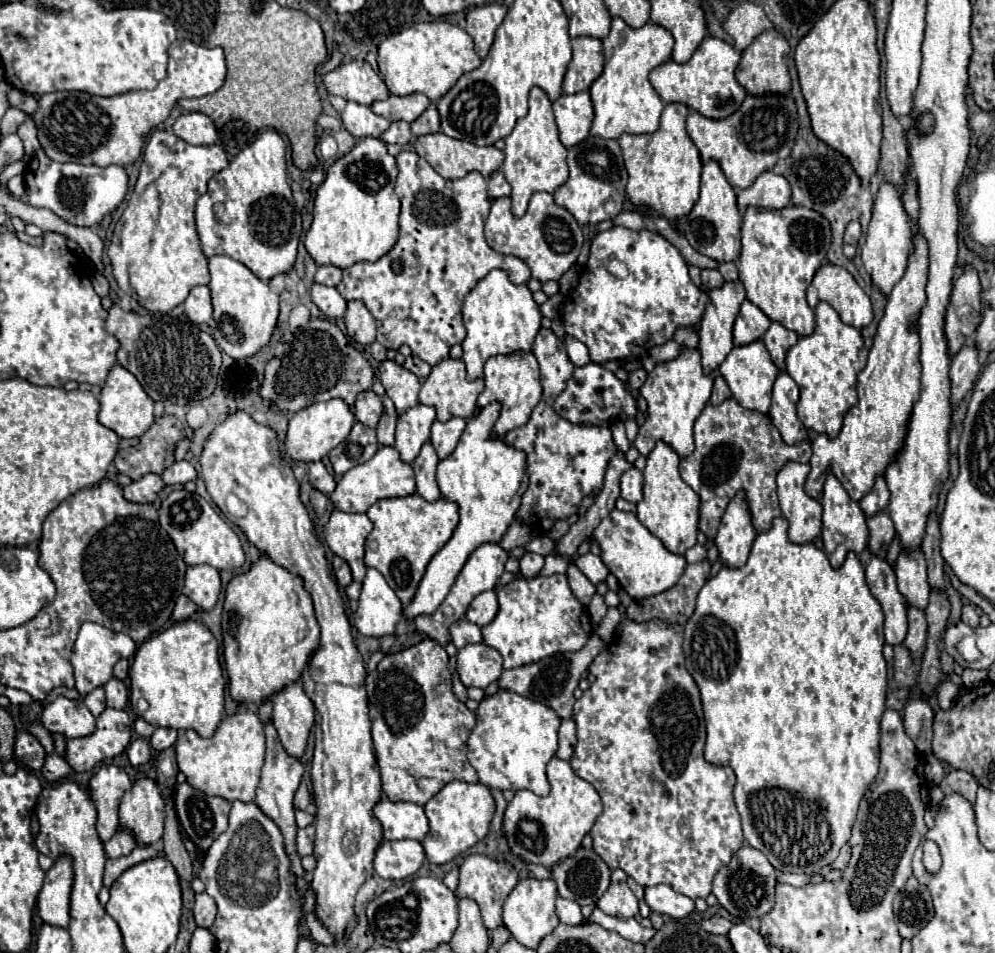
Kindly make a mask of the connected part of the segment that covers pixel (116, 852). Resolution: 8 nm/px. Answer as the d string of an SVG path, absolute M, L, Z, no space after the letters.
M119 829L107 843L105 843L105 851L111 859L115 857L123 857L129 855L133 849L137 847L137 837L131 829Z

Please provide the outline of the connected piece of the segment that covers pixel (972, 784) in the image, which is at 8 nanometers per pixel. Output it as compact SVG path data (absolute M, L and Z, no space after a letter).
M953 769L951 773L947 773L943 777L943 781L939 783L939 789L943 793L961 793L963 797L967 797L971 803L975 801L975 791L977 791L979 783L977 779L969 773L969 771L961 771L961 769Z

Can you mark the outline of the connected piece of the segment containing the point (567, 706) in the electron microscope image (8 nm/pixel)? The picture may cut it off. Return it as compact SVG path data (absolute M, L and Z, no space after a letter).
M593 633L587 645L575 653L557 653L555 657L545 657L543 661L537 661L535 665L523 665L519 669L505 669L497 681L499 689L549 705L561 719L567 719L573 715L573 703L575 703L573 691L577 689L579 679L583 677L587 667L603 649L605 649L605 641Z

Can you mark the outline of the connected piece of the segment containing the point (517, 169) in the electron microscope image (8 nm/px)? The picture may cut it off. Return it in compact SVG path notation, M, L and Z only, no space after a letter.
M533 87L529 93L529 113L517 121L511 135L505 139L505 161L501 171L505 179L513 187L511 201L515 217L521 217L527 211L527 201L537 191L553 193L559 185L563 185L569 177L567 169L567 149L559 141L559 131L555 123L555 115L551 109L551 101L547 93L539 87Z

